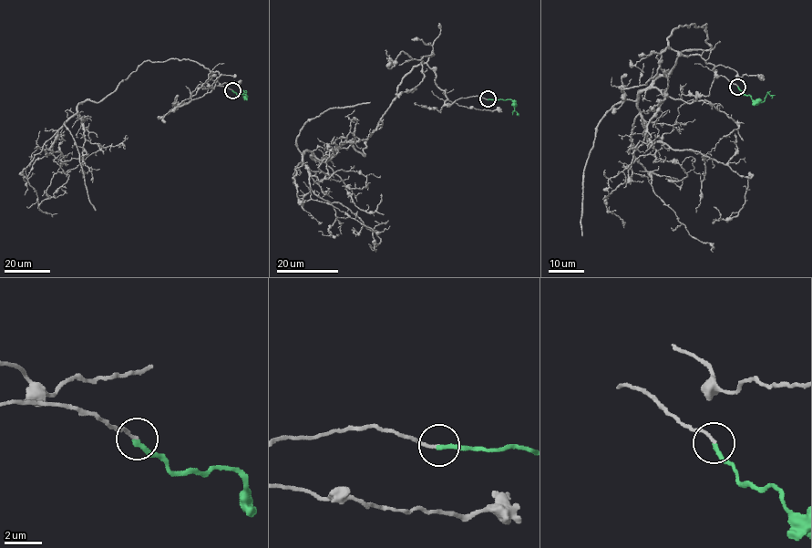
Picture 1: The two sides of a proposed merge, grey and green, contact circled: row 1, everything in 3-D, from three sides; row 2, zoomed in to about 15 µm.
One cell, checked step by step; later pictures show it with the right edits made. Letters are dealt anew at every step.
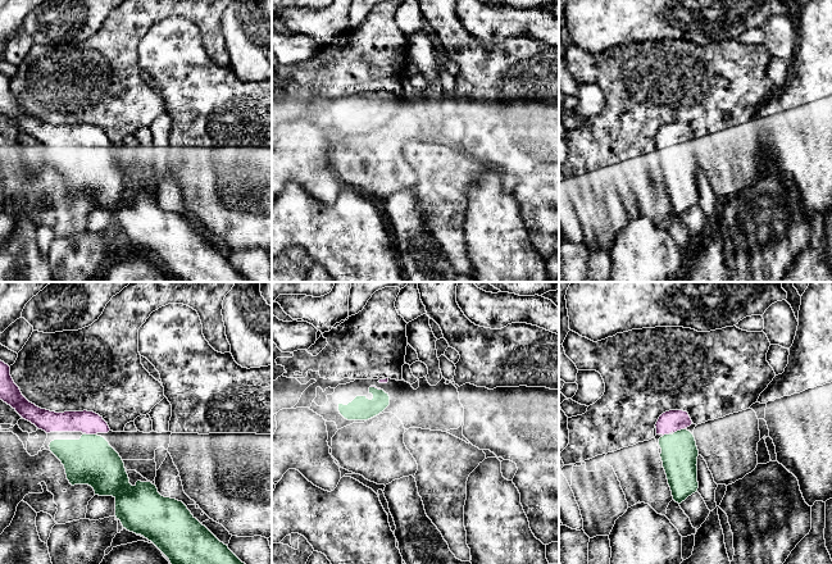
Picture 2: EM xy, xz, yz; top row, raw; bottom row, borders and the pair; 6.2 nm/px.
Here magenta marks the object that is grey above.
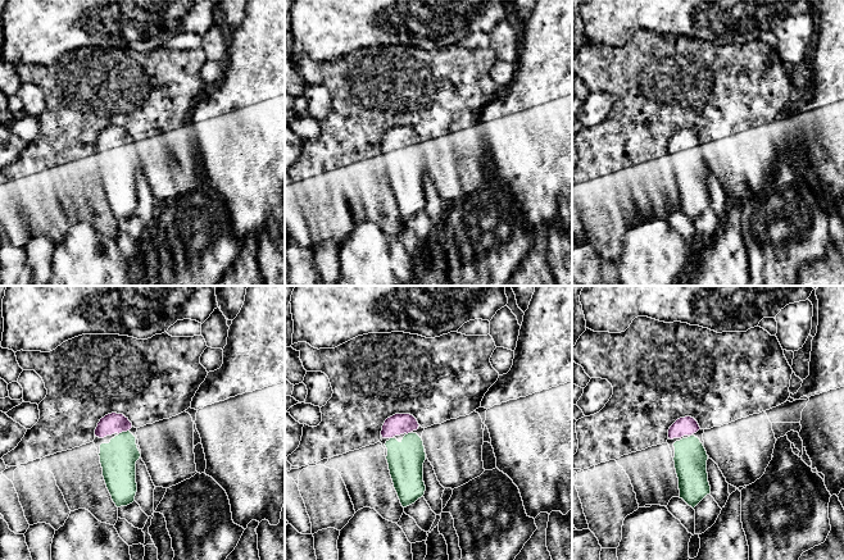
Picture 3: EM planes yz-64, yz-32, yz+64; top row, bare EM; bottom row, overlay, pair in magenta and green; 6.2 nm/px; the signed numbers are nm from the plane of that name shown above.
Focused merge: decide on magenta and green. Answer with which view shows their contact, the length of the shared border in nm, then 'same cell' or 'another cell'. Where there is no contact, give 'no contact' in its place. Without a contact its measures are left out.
xy | 70 nm | same cell

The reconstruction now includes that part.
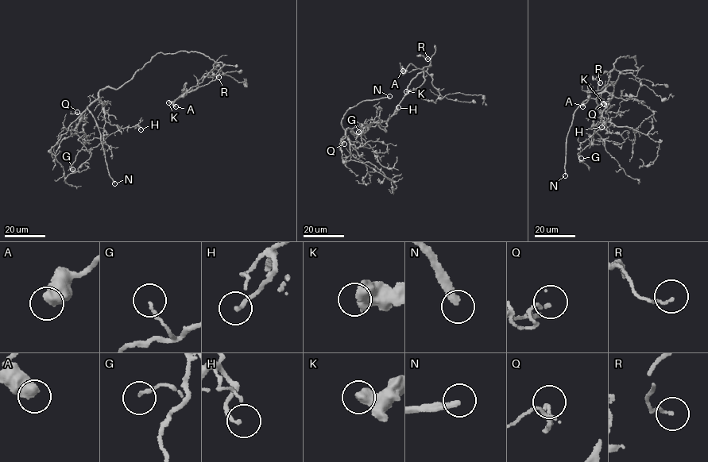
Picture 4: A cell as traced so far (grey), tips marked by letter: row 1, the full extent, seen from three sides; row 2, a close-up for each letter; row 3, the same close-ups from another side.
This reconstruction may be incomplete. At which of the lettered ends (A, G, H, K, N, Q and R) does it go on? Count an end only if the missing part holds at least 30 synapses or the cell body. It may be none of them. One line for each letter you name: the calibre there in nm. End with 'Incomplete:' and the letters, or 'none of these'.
N: 260 nm
Incomplete: N

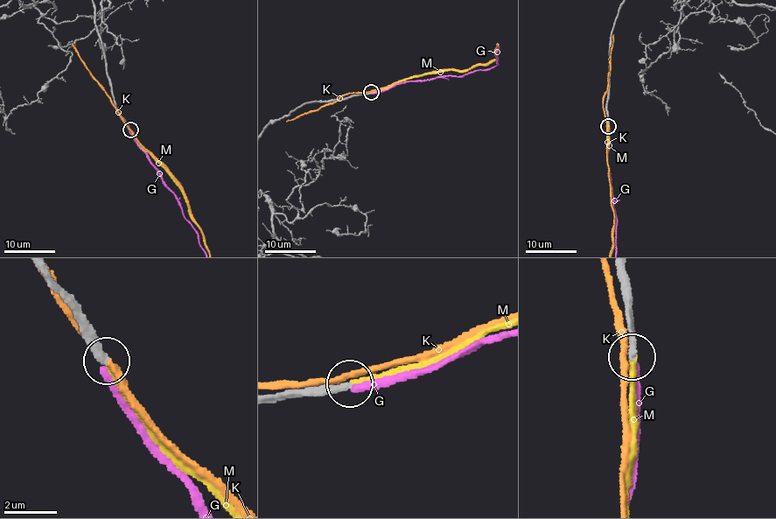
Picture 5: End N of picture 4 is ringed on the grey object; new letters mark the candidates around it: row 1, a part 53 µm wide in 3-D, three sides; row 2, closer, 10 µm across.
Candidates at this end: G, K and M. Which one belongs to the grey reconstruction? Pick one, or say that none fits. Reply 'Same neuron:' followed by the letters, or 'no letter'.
Same neuron: M

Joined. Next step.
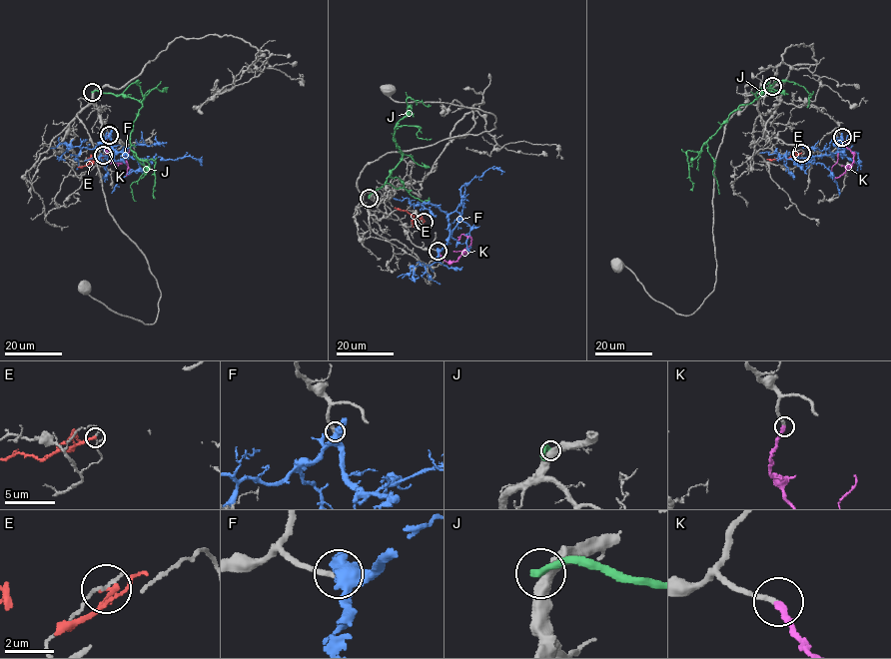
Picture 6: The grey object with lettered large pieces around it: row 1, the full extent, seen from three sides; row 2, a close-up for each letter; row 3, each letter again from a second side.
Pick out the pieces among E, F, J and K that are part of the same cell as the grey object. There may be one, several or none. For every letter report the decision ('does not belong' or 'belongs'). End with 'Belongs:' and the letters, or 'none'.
E: does not belong
F: does not belong
J: does not belong
K: belongs
Belongs: K

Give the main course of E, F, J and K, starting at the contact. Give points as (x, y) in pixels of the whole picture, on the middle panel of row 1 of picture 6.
E: (424, 222), (395, 207)
F: (437, 250), (447, 242), (448, 215), (460, 202), (461, 186), (490, 168), (501, 174)
J: (369, 197), (384, 184), (402, 156), (394, 138), (396, 124), (407, 114), (406, 99), (409, 97), (431, 105)
K: (438, 251), (445, 261), (454, 262), (470, 245), (470, 239), (462, 234), (458, 240), (457, 237)

